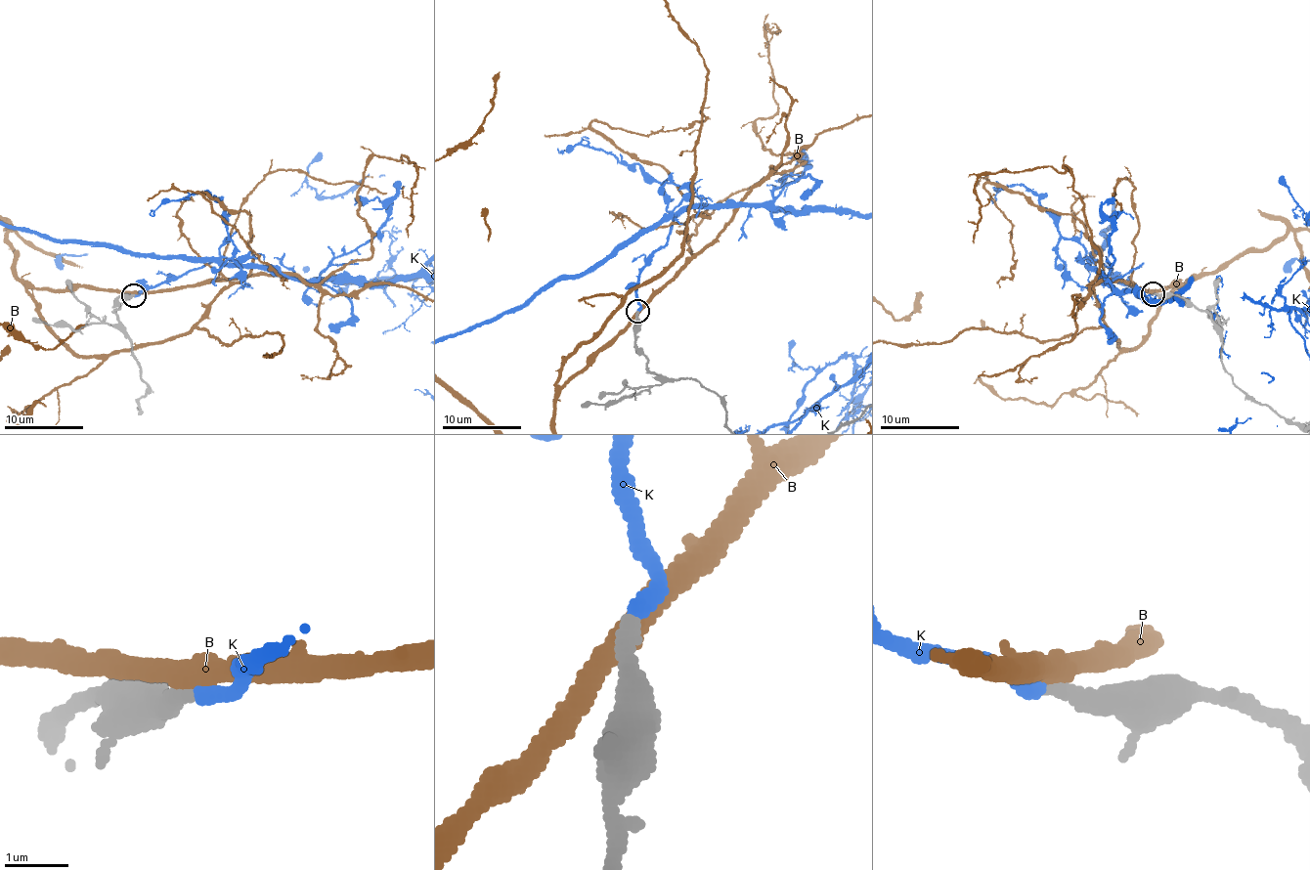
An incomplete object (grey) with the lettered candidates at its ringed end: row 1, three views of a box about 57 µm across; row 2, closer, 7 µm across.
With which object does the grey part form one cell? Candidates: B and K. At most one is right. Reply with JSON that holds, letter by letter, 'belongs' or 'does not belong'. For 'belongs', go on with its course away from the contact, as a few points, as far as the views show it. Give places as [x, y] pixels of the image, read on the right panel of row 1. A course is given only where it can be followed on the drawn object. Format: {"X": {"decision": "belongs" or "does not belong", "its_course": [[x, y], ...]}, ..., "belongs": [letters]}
{"B": {"decision": "does not belong"}, "K": {"decision": "belongs"}, "belongs": ["K"]}

